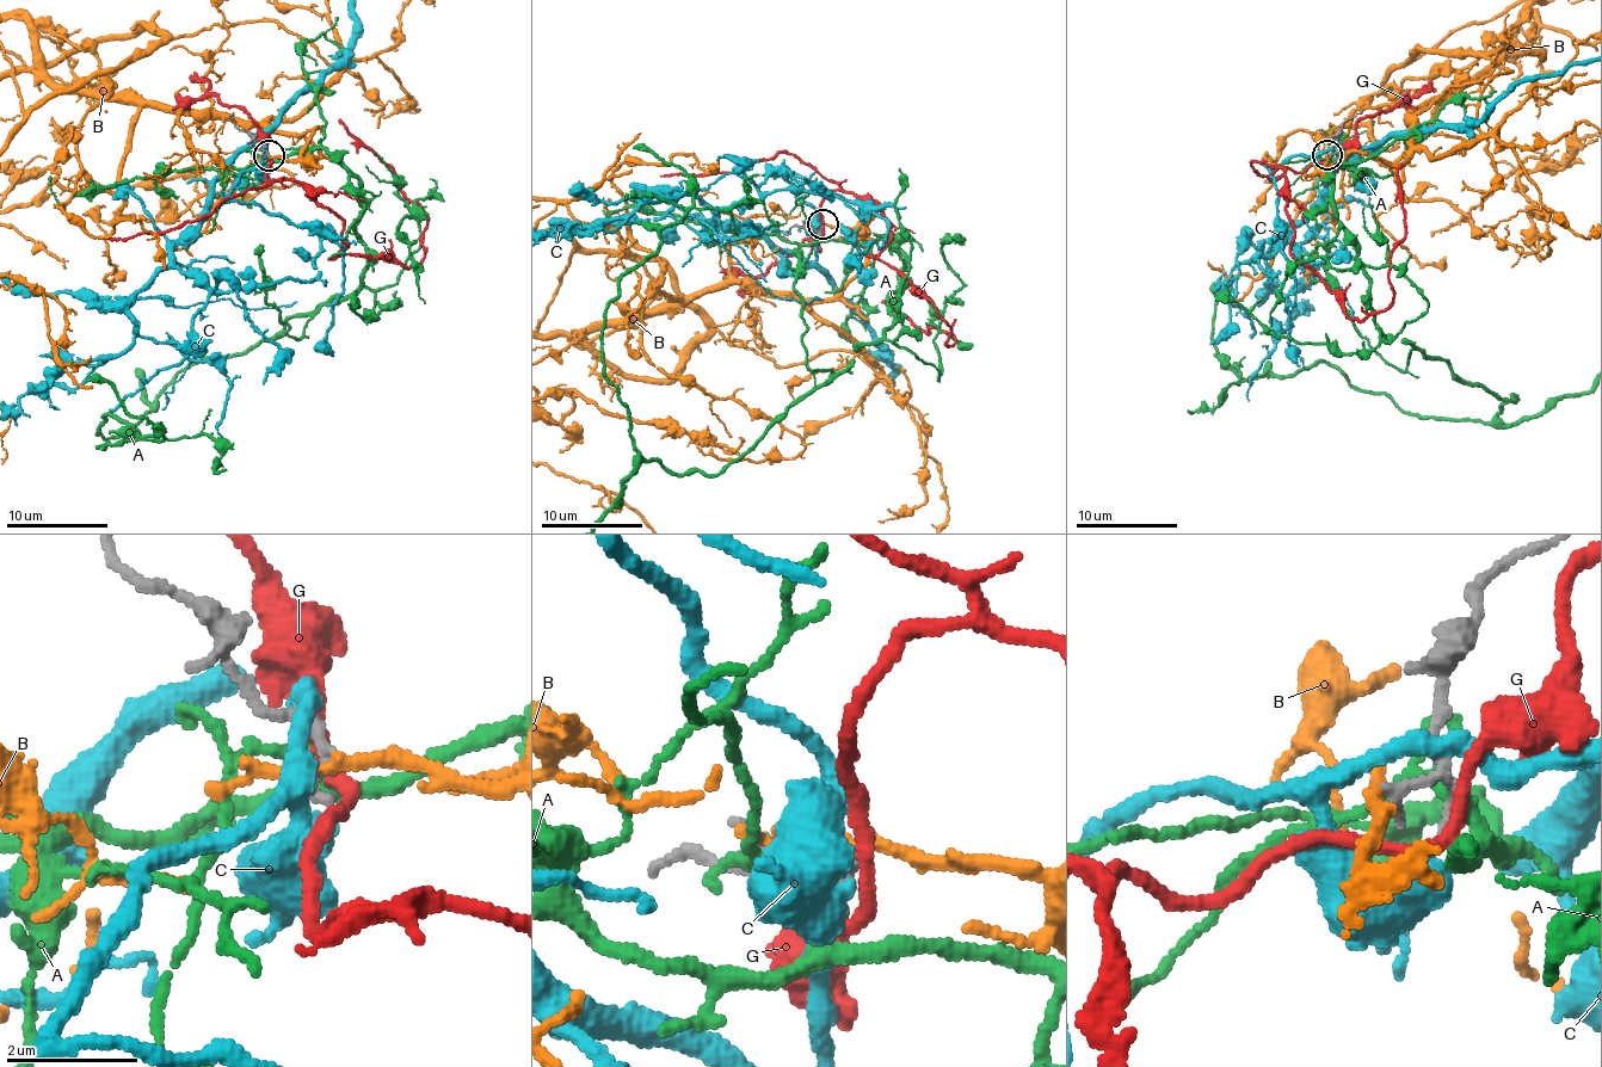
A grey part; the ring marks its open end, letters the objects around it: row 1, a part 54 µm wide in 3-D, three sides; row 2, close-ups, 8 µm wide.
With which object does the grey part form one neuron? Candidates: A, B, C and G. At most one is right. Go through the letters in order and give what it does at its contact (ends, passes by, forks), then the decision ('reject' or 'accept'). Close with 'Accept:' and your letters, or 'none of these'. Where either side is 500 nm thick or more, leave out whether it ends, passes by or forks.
A: it forks; reject
B: it passes by; accept
C: it passes by; reject
G: it passes by; reject
Accept: B

